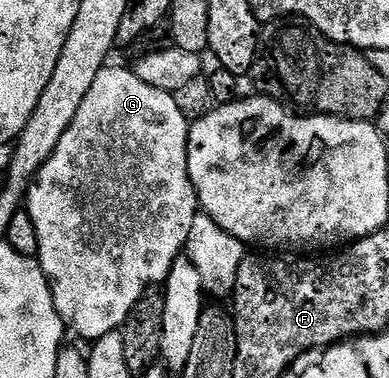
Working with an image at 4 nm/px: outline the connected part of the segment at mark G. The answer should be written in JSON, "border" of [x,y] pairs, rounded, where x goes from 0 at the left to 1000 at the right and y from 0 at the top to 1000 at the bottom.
{"border":[[[275,175],[247,196],[247,217],[226,235],[226,249],[195,291],[195,312],[185,312],[185,333],[165,344],[165,365],[144,386],[134,418],[113,429],[113,439],[87,468],[77,503],[67,513],[62,556],[93,595],[93,630],[98,632],[98,675],[118,743],[129,749],[129,775],[139,791],[144,820],[154,831],[162,860],[180,868],[201,889],[213,889],[224,905],[267,894],[267,884],[306,876],[314,854],[339,831],[339,810],[360,799],[360,788],[386,762],[424,754],[442,704],[470,675],[483,619],[494,608],[494,587],[514,566],[509,505],[494,492],[483,460],[483,365],[488,362],[491,320],[463,302],[463,280],[452,280],[445,251],[422,238],[401,238],[401,228],[380,228],[380,217],[360,217],[350,196],[332,177],[290,180]]]}

